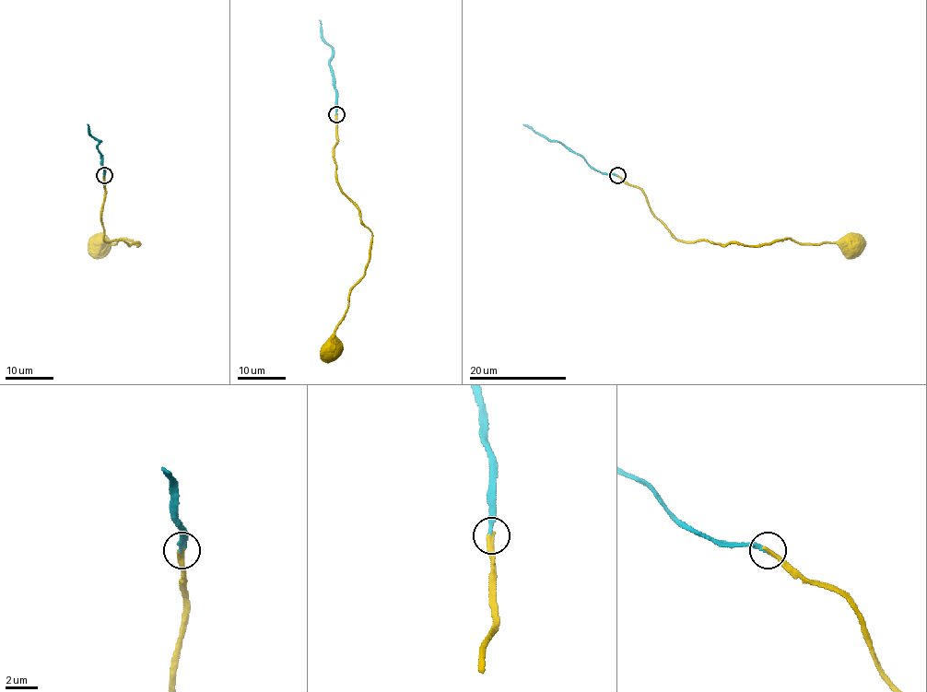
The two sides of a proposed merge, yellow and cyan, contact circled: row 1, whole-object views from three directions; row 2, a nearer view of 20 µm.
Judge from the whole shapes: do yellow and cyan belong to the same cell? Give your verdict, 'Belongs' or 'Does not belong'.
Belongs

